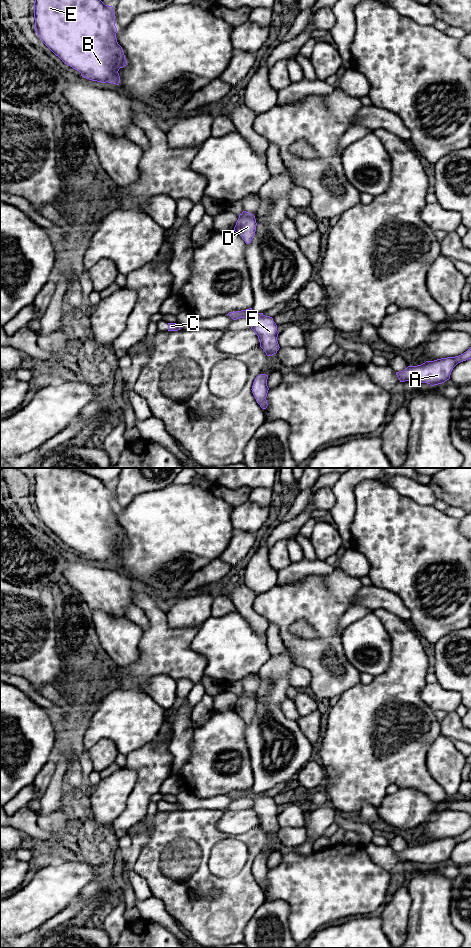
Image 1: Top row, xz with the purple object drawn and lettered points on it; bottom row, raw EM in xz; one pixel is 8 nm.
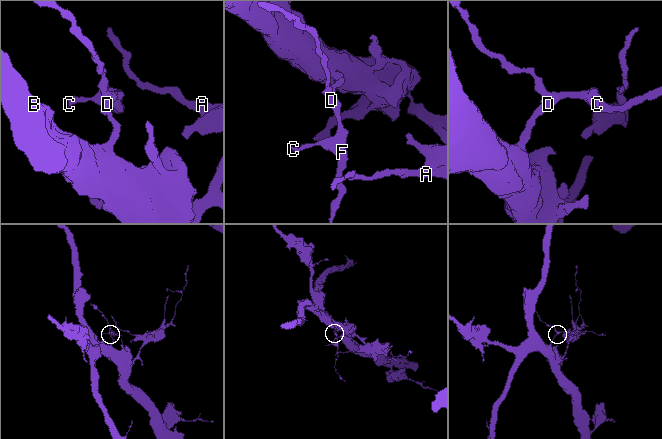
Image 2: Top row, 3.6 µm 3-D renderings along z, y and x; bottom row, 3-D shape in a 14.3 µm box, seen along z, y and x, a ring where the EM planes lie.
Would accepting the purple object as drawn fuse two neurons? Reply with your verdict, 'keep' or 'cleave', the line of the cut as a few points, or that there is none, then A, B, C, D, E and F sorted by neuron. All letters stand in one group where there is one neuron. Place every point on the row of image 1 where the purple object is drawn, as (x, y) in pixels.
cleave | xz (239, 215), (254, 217) | A B E / C D F

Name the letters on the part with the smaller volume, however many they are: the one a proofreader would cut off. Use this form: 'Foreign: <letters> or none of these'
Foreign: C, D, F

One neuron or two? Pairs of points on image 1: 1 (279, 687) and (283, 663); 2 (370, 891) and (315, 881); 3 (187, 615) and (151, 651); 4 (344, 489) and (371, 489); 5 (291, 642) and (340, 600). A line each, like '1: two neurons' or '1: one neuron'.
1: one neuron
2: one neuron
3: two neurons
4: two neurons
5: one neuron

